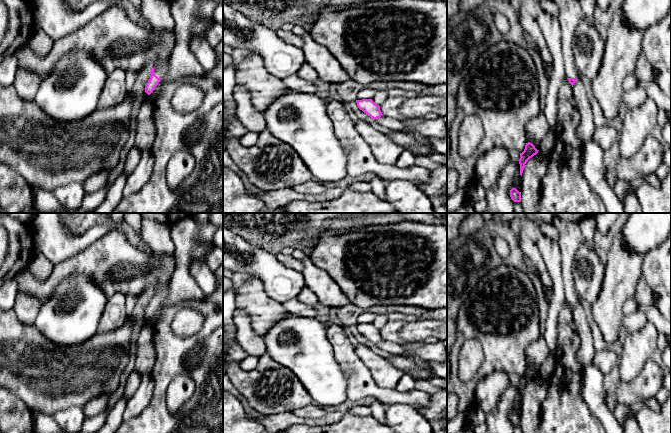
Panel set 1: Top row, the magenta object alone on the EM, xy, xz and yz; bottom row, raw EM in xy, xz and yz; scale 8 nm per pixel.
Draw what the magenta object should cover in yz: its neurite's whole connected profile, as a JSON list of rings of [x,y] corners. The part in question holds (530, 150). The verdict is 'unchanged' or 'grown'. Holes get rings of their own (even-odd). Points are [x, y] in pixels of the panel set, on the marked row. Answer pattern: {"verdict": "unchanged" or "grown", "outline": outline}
{"verdict": "unchanged", "outline": [[[528,142],[525,145],[525,149],[522,153],[520,153],[520,159],[519,159],[519,164],[520,164],[520,175],[522,176],[525,164],[527,161],[532,158],[534,155],[538,153],[539,150],[535,148],[535,146]]]}

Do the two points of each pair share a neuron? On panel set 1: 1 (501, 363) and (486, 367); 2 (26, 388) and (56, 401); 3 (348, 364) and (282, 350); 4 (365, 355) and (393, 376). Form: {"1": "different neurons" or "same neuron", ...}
{"1": "same neuron", "2": "same neuron", "3": "different neurons", "4": "same neuron"}

